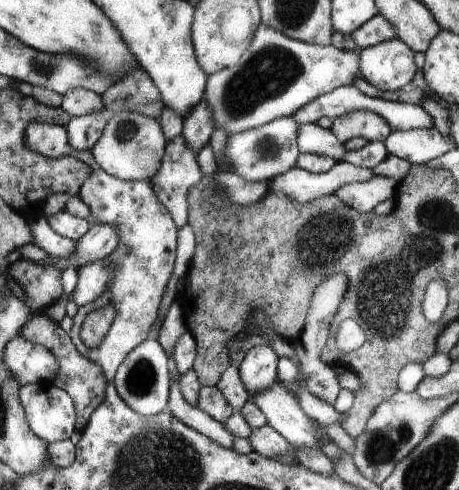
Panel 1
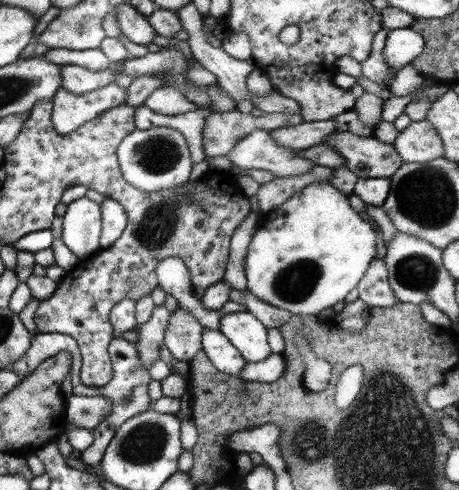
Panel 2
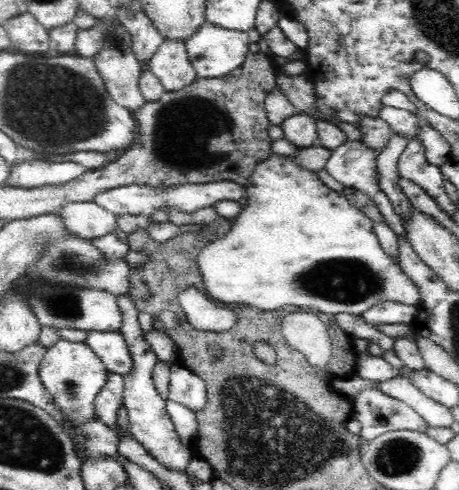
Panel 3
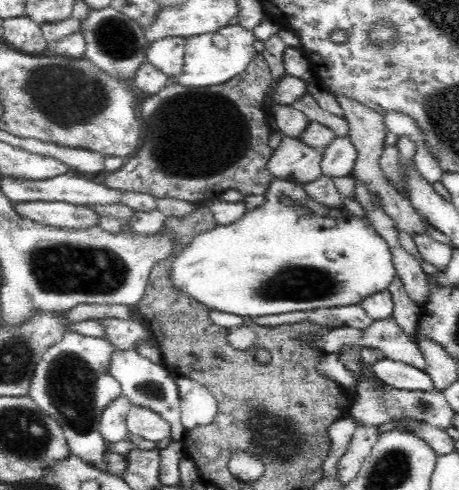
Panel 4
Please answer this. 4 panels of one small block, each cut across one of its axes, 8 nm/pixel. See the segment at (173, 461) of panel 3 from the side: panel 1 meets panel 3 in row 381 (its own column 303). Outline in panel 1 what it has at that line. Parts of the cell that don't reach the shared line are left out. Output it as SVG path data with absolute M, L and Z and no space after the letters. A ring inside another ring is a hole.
M301 124L297 134L299 134L297 136L299 154L329 156L335 162L343 162L345 154L349 154L349 148L345 148L345 142L341 142L331 130L325 130L317 124Z

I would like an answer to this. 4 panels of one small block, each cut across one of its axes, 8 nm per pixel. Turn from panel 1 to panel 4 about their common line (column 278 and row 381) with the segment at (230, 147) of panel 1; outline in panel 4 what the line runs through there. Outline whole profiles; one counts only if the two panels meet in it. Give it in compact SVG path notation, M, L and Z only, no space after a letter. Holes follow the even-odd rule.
M114 350L114 358L110 360L110 374L122 384L122 394L130 404L150 408L154 414L162 416L168 424L172 424L172 440L182 442L186 438L188 430L182 426L180 392L176 376L164 364L156 364L150 358L140 356L136 350Z

